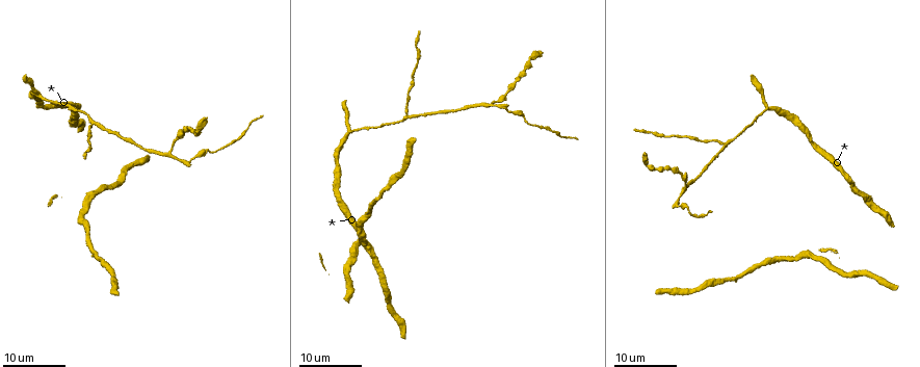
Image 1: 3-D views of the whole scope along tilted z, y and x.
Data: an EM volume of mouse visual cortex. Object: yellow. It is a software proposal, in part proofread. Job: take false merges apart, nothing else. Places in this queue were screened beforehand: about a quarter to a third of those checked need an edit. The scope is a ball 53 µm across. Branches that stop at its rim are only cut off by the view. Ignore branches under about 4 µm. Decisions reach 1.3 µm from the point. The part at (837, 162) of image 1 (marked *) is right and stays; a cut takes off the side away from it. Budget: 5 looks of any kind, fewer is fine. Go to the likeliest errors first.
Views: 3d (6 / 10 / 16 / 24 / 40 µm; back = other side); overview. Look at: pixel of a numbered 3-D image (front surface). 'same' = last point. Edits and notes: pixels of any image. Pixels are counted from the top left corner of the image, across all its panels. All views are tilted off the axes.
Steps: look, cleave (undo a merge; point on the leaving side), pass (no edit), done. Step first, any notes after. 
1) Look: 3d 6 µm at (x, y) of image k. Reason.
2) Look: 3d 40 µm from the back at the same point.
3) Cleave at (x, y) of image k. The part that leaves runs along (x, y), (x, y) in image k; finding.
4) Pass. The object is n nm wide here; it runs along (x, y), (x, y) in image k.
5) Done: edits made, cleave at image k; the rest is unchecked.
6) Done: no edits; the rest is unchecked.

Look: 3d 24 µm at (94, 123) of image 1.

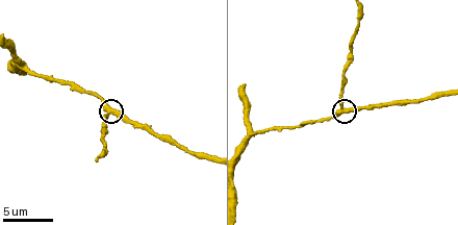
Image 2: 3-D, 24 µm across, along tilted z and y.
Look: 3d 10 µm at (344, 109) of image 2.

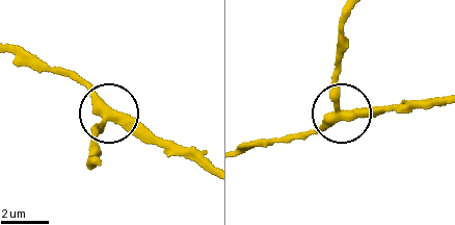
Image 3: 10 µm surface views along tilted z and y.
Pass. The object is 360 nm wide here; it runs along (10, 46), (74, 74), (103, 106), (87, 149) in image 3; one neuron here.

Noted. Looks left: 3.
Look: 3d 24 µm at (683, 191) of image 1. Three arms meet.

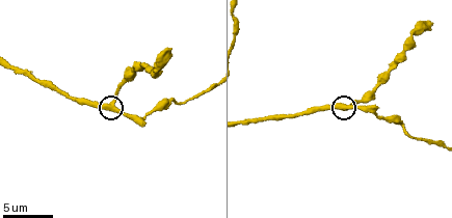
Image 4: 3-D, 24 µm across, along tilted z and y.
Look: 3d 6 µm at (344, 108) of image 4.

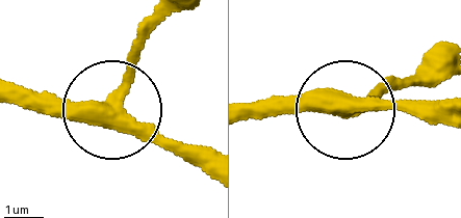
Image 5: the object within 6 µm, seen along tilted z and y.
Pass. It runs along (20, 90), (111, 104), (135, 29) in image 5; all the same neuron.

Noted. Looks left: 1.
Done: no edits; the rest is unchecked.

